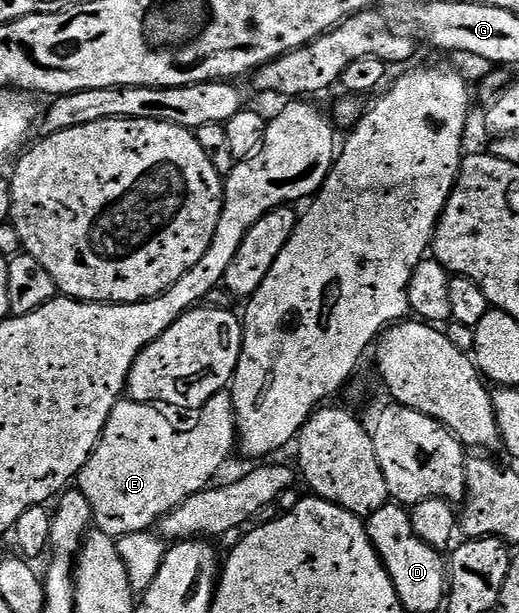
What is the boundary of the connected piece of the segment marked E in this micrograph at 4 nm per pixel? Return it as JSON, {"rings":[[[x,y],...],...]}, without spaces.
{"rings":[[[222,392],[213,396],[198,411],[199,419],[196,420],[195,427],[183,430],[180,434],[175,434],[174,424],[159,410],[163,411],[155,404],[119,401],[105,424],[91,459],[84,464],[78,476],[77,488],[89,500],[92,511],[98,517],[100,514],[103,518],[111,518],[112,531],[119,530],[122,526],[147,526],[154,520],[155,514],[156,518],[167,514],[198,490],[208,489],[212,485],[211,477],[226,464],[231,449],[236,449],[235,409],[230,393]]]}

